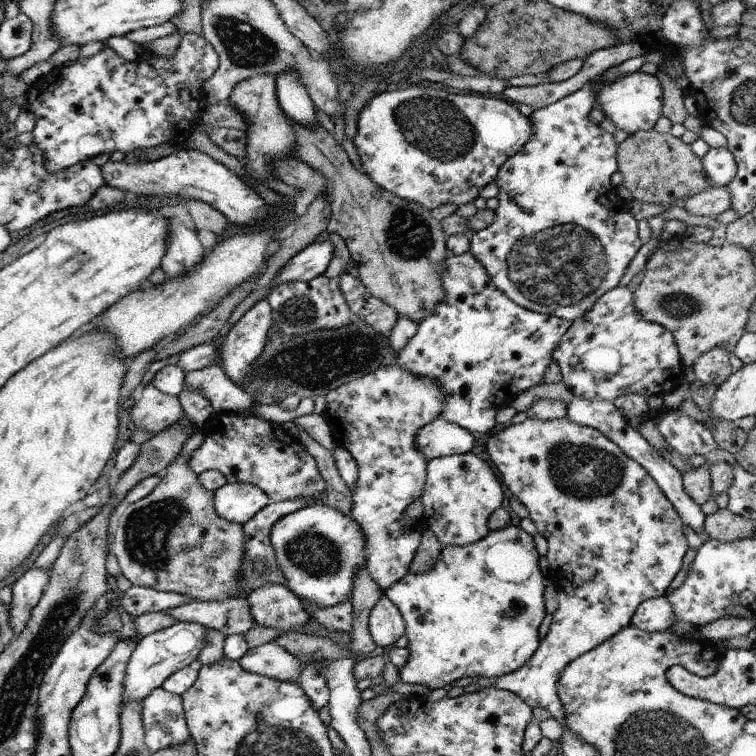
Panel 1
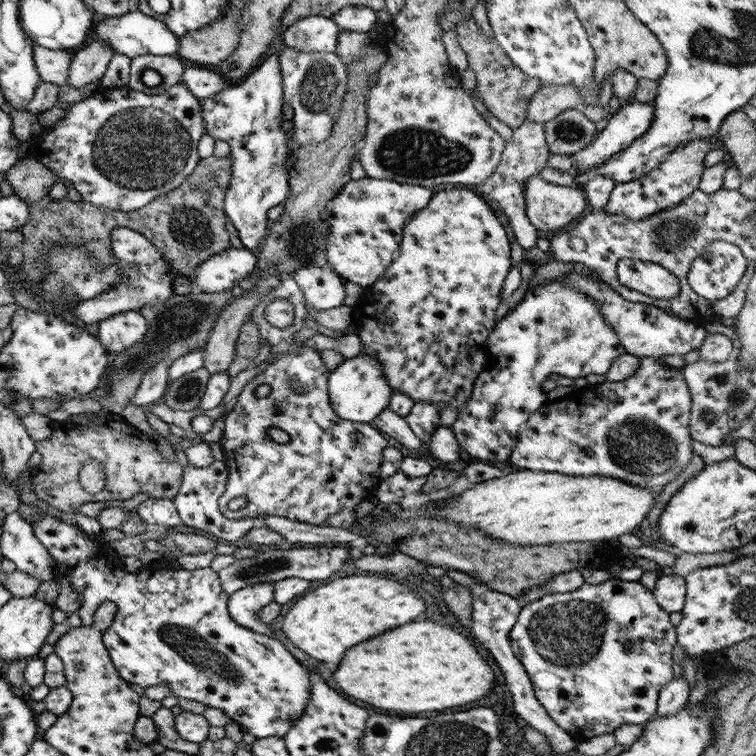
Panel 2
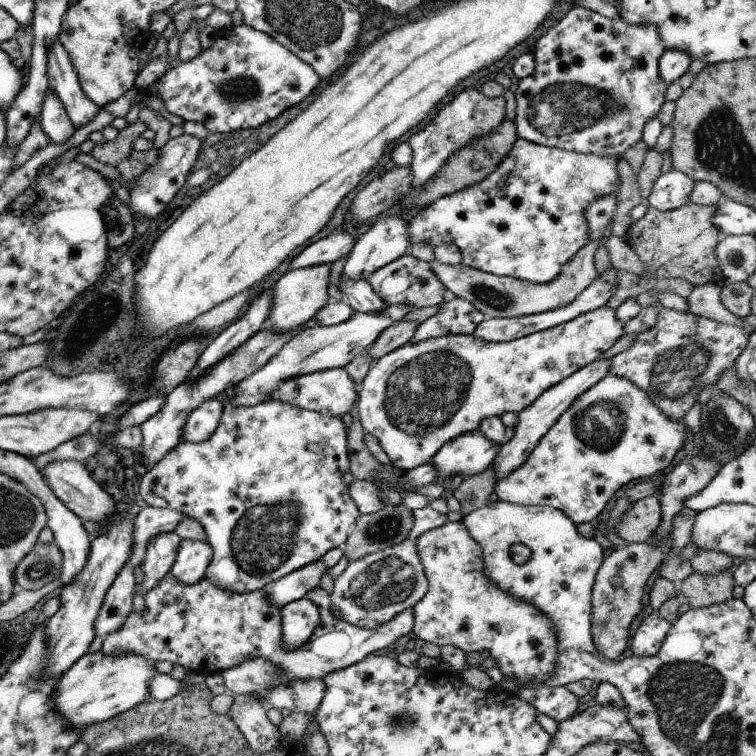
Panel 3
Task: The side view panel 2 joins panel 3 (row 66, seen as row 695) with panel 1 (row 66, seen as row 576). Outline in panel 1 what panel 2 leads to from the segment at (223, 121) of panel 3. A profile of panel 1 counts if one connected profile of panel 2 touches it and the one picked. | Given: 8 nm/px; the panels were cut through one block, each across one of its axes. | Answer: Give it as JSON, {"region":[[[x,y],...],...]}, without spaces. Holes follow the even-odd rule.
{"region":[[[199,34],[182,36],[177,50],[171,58],[140,56],[134,62],[127,62],[108,47],[91,58],[78,58],[67,67],[59,67],[43,75],[28,86],[25,104],[22,108],[35,116],[31,130],[32,143],[40,151],[43,166],[47,172],[65,170],[77,162],[84,162],[97,154],[119,151],[124,155],[135,151],[154,148],[171,142],[178,128],[190,127],[198,122],[198,113],[204,105],[203,82],[217,69],[218,57],[209,42]]]}

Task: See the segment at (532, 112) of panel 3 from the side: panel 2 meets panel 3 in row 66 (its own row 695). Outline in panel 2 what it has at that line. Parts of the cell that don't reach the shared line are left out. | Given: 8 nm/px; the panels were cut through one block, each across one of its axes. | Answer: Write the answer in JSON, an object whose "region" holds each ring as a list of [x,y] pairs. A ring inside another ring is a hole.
{"region":[[[615,579],[597,585],[584,583],[579,588],[563,594],[547,594],[539,600],[522,605],[514,623],[509,632],[510,649],[515,658],[524,666],[524,670],[529,676],[534,697],[545,709],[548,717],[577,742],[592,736],[599,736],[599,734],[612,734],[622,724],[642,725],[656,713],[656,700],[661,686],[667,684],[673,678],[671,655],[676,644],[675,627],[670,622],[668,613],[661,610],[661,607],[657,604],[652,590],[645,589],[639,581],[625,582]]]}

